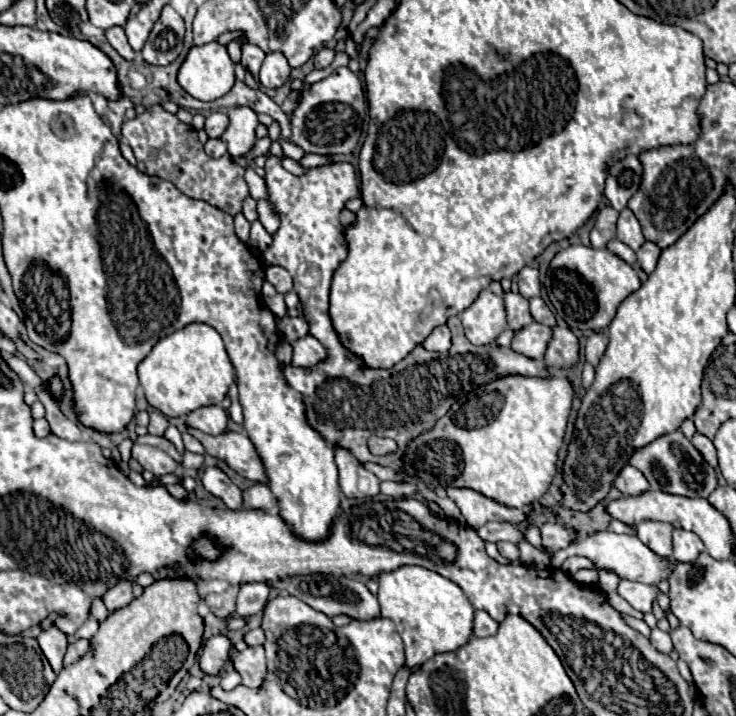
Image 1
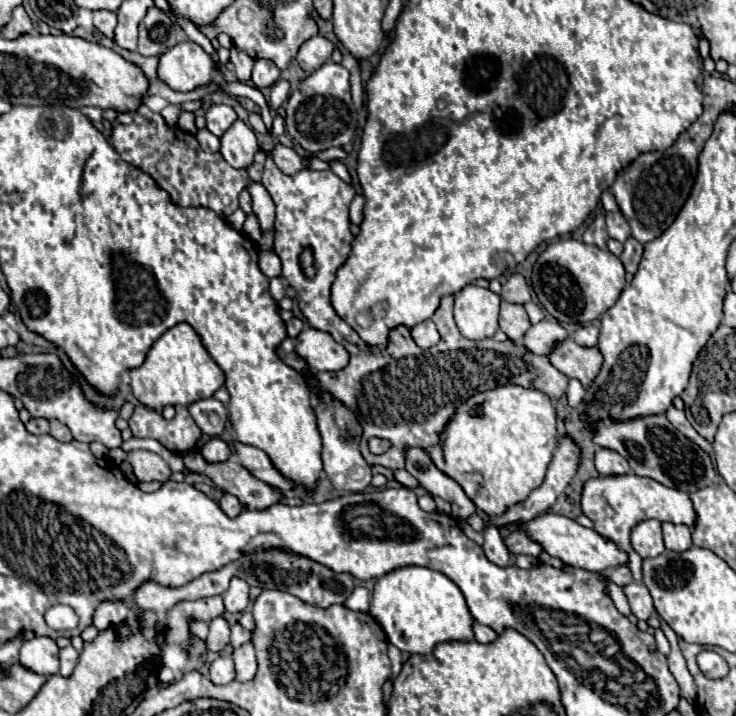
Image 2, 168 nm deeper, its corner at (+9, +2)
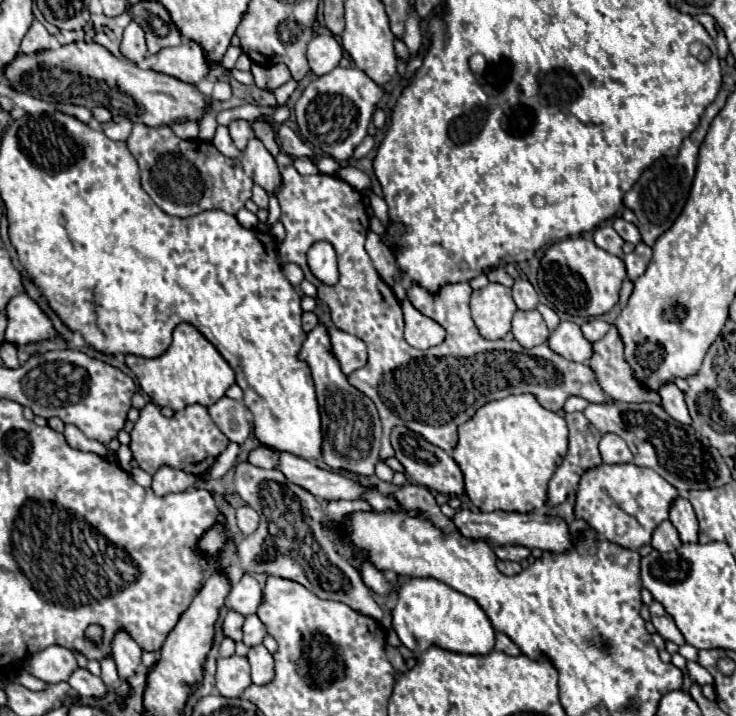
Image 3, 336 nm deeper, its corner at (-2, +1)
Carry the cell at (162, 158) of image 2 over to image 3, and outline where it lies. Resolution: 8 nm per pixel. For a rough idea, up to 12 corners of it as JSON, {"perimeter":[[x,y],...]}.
{"perimeter":[[134,125],[142,189],[168,215],[234,215],[240,159],[170,127]]}

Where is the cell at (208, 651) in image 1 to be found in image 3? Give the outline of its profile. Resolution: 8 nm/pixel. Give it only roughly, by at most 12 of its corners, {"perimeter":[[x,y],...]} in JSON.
{"perimeter":[[228,611],[222,631],[226,637],[240,641],[244,617]]}

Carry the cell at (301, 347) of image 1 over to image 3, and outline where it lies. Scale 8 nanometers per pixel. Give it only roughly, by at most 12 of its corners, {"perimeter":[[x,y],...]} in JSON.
{"perimeter":[[330,329],[332,351],[350,375],[366,365],[362,339]]}

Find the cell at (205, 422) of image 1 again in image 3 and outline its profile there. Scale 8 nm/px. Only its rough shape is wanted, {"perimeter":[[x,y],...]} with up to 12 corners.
{"perimeter":[[222,397],[208,407],[220,431],[236,443],[250,435],[242,401]]}

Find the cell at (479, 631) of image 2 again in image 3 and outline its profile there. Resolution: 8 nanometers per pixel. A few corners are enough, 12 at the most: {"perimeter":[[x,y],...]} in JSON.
{"perimeter":[[496,633],[496,649],[512,657],[522,651],[504,633]]}

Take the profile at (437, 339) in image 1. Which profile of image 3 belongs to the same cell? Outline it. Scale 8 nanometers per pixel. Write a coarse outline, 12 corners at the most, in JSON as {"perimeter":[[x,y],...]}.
{"perimeter":[[402,301],[404,339],[430,349],[444,341],[444,329]]}

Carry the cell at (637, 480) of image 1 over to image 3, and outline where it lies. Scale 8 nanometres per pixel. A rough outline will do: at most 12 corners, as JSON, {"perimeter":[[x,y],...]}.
{"perimeter":[[602,435],[604,463],[630,463],[632,453],[624,439]]}

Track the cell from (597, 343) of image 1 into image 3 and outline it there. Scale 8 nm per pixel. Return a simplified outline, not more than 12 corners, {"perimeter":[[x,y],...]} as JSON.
{"perimeter":[[602,319],[582,325],[588,341],[600,341],[610,325]]}

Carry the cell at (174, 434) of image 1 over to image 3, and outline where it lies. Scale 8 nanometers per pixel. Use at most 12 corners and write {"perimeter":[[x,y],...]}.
{"perimeter":[[236,465],[260,527],[224,553],[242,573],[302,583],[382,619],[334,549],[322,501],[282,471]]}

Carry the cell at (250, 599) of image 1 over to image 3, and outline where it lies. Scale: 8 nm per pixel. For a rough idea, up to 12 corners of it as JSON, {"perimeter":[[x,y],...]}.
{"perimeter":[[252,575],[228,593],[230,609],[256,613],[262,589]]}

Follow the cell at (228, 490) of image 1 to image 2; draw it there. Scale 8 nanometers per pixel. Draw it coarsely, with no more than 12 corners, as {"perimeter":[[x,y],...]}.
{"perimeter":[[223,494],[219,506],[235,518],[243,506],[233,494]]}

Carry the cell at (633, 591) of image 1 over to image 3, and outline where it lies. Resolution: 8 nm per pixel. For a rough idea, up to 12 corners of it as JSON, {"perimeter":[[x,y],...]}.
{"perimeter":[[658,601],[650,605],[652,625],[662,639],[684,645],[674,619]]}

